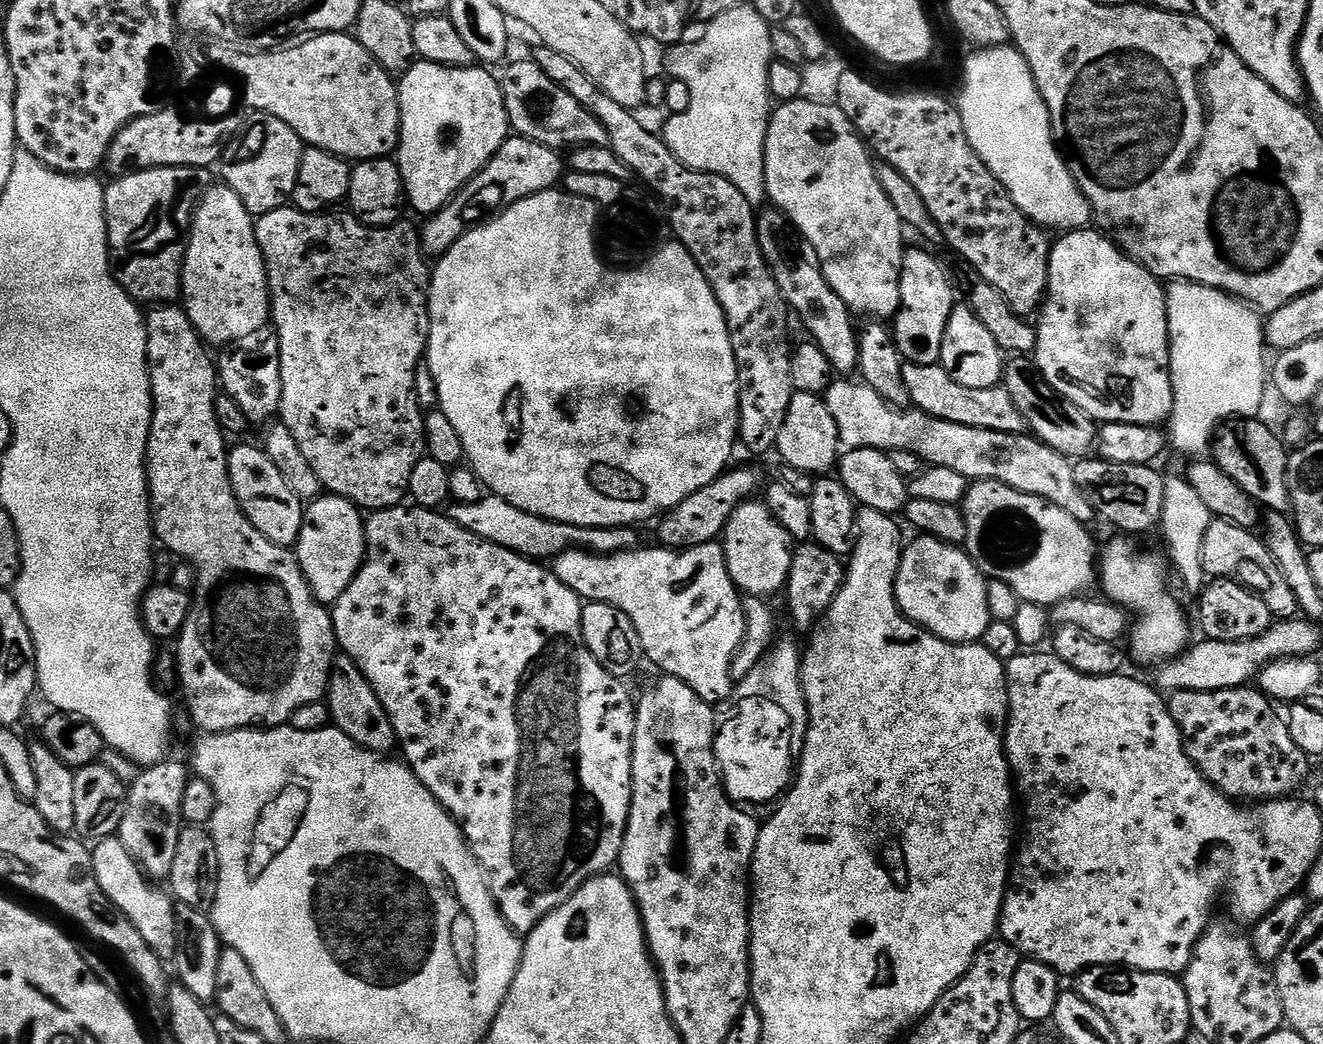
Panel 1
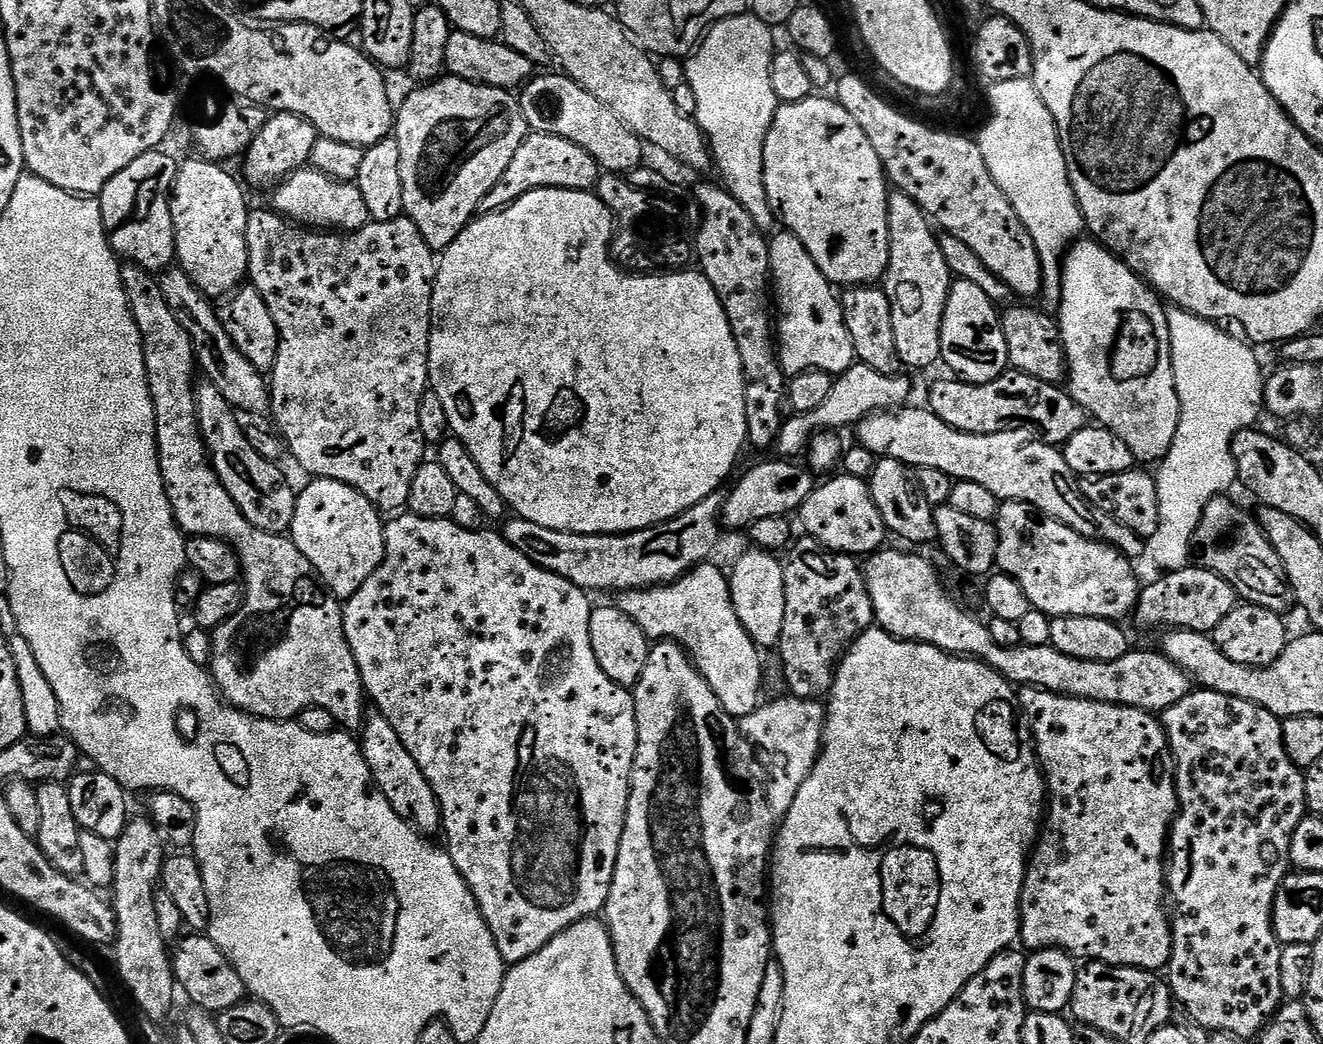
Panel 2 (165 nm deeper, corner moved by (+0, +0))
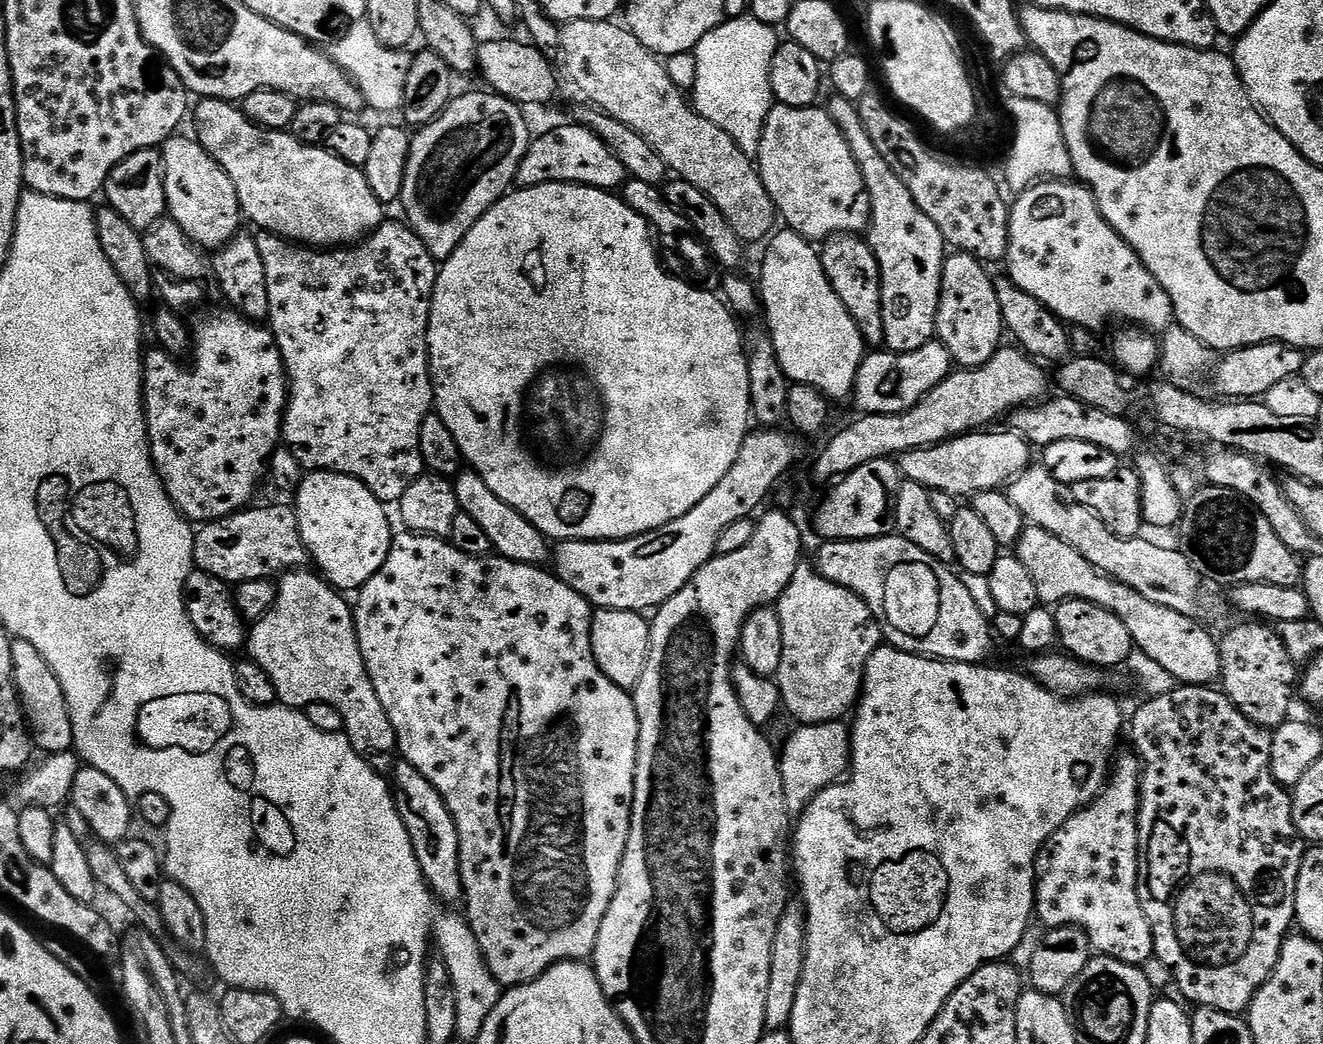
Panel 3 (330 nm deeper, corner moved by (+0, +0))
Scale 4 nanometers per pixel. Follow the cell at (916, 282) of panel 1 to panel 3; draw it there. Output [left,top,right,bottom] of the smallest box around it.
[826,95,946,352]

